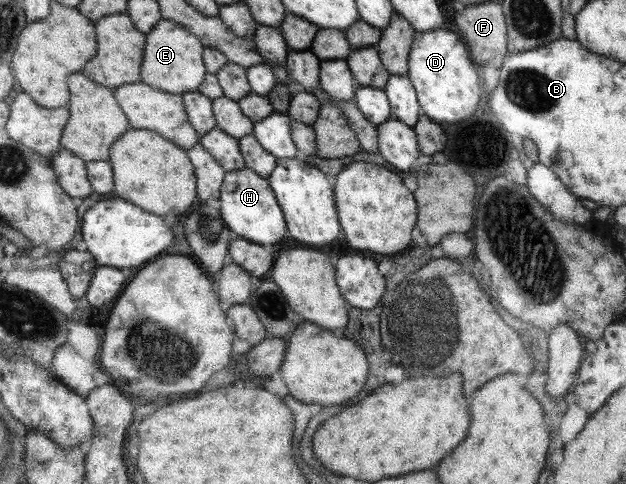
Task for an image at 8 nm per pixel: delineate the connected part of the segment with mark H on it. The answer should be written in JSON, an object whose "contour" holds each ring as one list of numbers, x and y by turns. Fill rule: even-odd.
{"contour":[[246,167,226,172,218,199,222,219,225,219,226,227,233,231,236,237,250,239,250,242,258,245,272,245,280,241,280,237,284,237,287,227,283,211,266,177,259,176]]}

